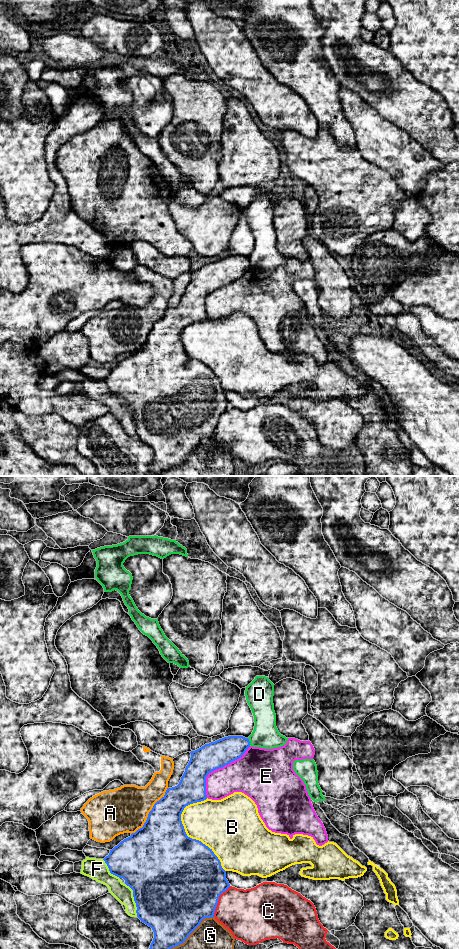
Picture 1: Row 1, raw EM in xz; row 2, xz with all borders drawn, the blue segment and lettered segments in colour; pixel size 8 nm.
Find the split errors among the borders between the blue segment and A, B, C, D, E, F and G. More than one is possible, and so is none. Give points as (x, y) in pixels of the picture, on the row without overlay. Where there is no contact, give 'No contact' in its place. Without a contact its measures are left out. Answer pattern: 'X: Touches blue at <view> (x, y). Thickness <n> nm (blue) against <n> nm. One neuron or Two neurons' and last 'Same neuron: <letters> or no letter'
A: Touches blue at xz (149, 332). Thickness 400 nm (blue) against 360 nm. Two neurons
B: Touches blue at xz (195, 359). Thickness 500 nm (blue) against 420 nm. Two neurons
C: Touches blue at xz (217, 421). Thickness 500 nm (blue) against 380 nm. Two neurons
D: Touches blue at xz (249, 262). Thickness 220 nm (blue) against 200 nm. Two neurons
E: Touches blue at xz (218, 288). Thickness 220 nm (blue) against 300 nm. Two neurons
F: Touches blue at xz (134, 420). Thickness 500 nm (blue) against 140 nm. Two neurons
G: Touches blue at xz (187, 457). Thickness 460 nm (blue) against 420 nm. Two neurons
Same neuron: no letter

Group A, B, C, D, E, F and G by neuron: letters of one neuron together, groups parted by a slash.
A / B / C / D / E / F / G

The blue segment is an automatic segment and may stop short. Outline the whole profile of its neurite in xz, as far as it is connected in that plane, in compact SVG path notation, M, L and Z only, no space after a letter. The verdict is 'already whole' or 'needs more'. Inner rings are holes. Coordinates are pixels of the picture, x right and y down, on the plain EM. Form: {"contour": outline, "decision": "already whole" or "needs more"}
{"contour": "M228 256L191 271L190 281L179 304L167 308L165 315L154 324L149 332L143 347L121 361L103 379L110 393L123 398L125 404L133 410L137 437L154 452L154 458L146 476L159 476L162 472L183 464L203 439L214 437L219 416L230 407L226 399L226 391L212 369L201 361L187 356L181 341L181 334L186 326L207 319L206 297L209 293L239 279L249 267L248 258Z", "decision": "already whole"}

